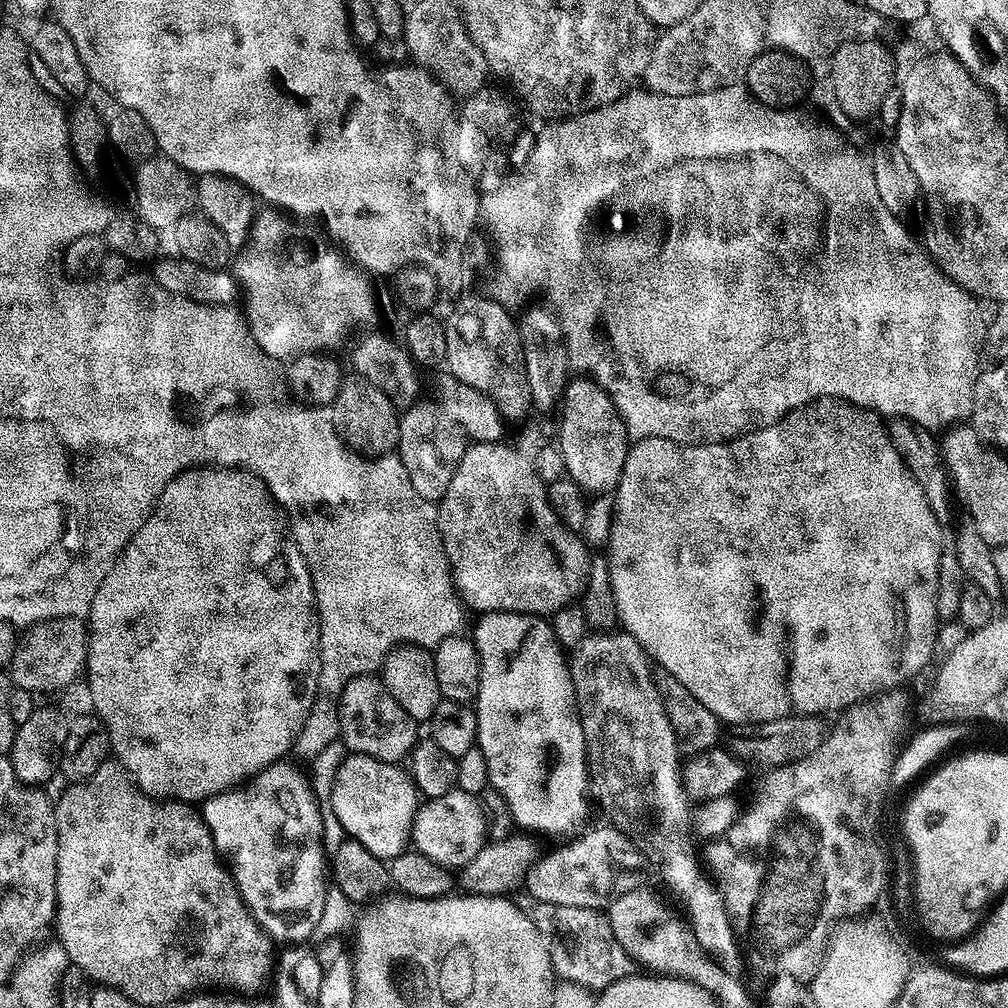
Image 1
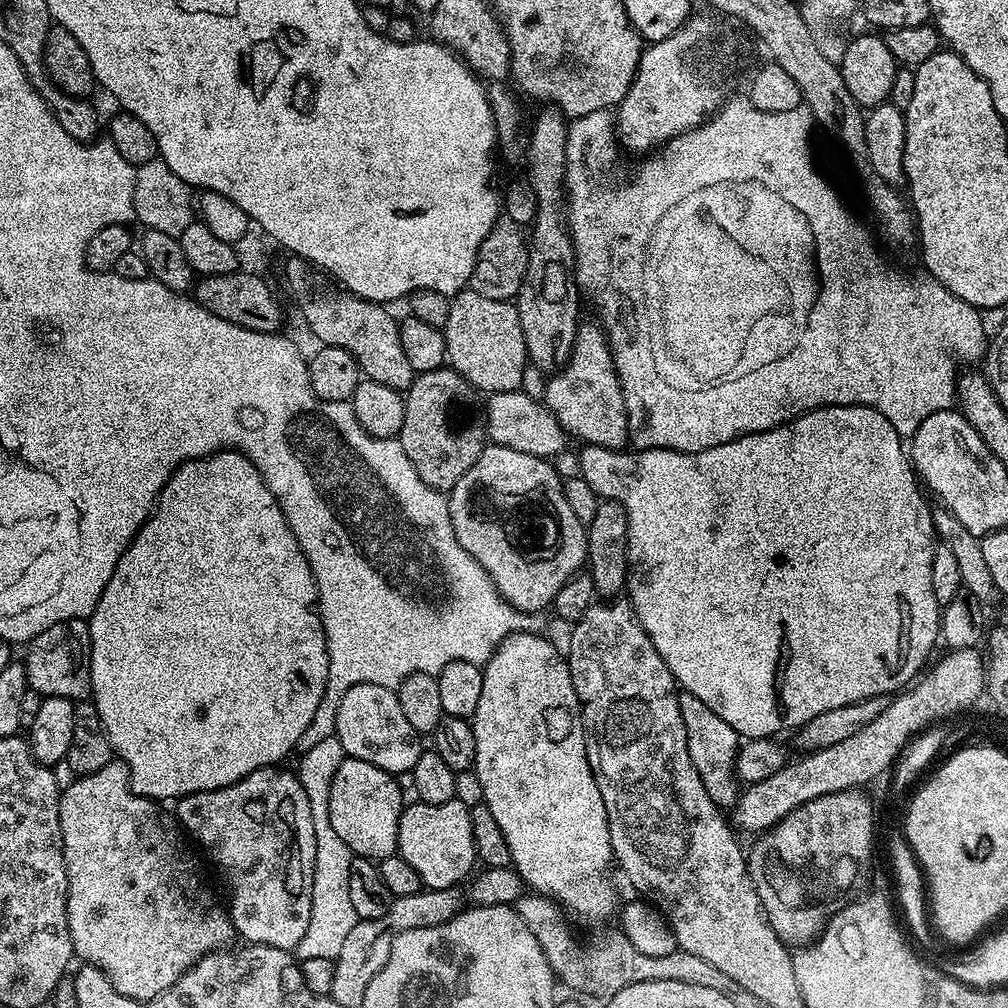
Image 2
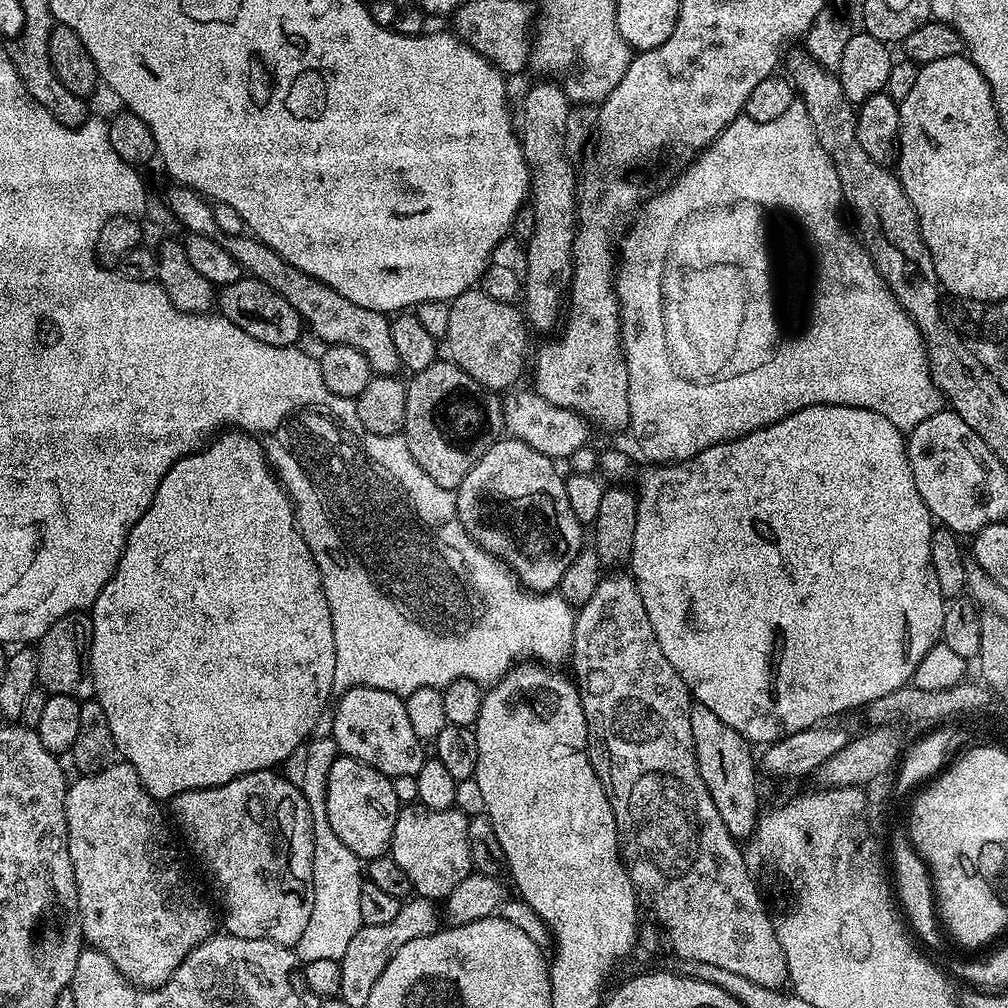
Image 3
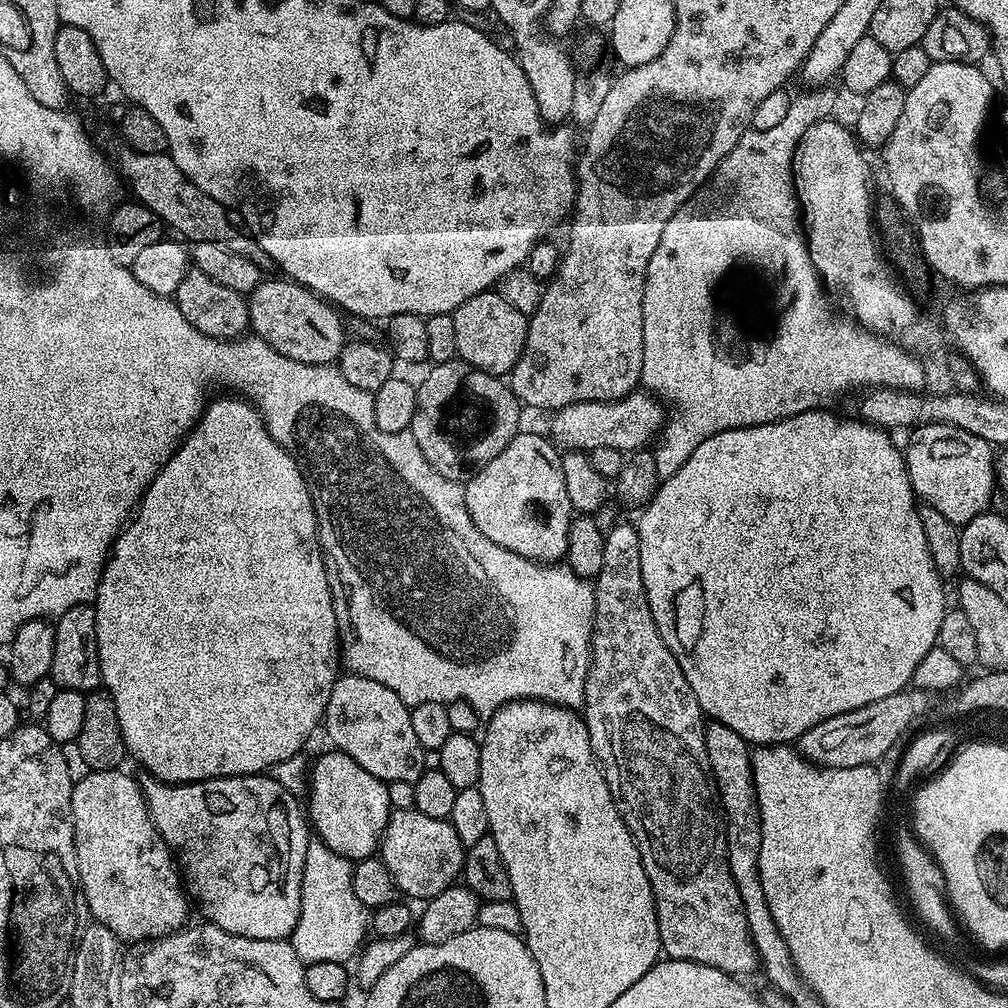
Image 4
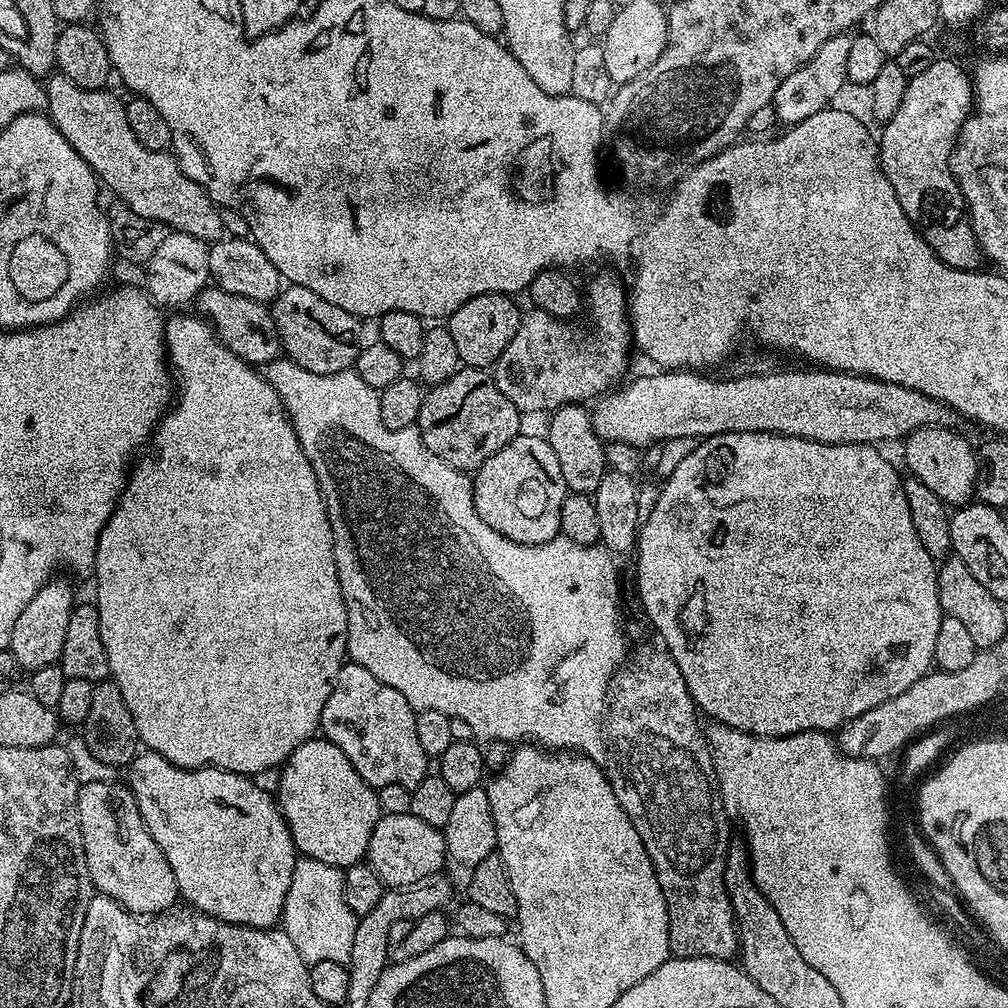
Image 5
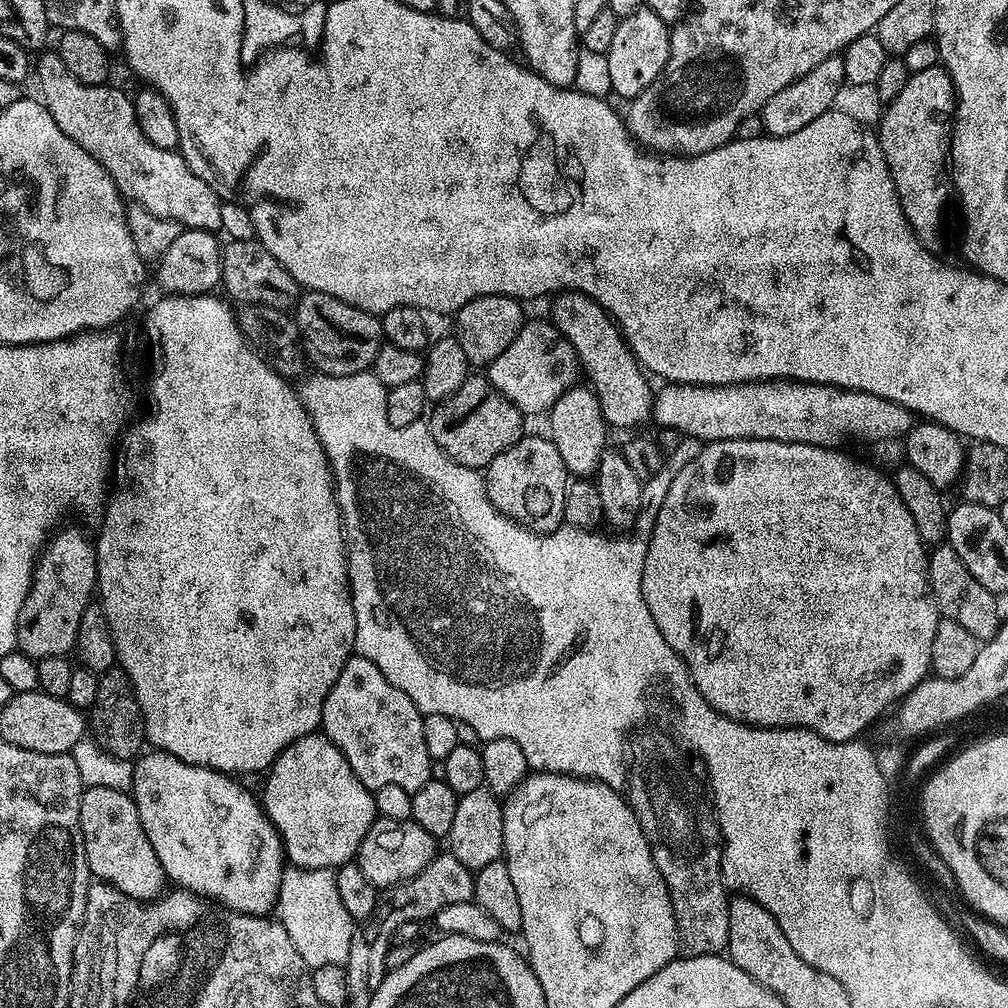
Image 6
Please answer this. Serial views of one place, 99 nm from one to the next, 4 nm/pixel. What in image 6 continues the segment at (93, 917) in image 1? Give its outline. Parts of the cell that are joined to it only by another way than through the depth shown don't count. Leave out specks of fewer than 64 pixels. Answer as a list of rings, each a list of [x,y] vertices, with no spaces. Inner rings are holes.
[[[110,786],[85,787],[80,795],[80,829],[84,835],[88,871],[97,881],[112,884],[130,899],[141,902],[151,902],[165,891],[166,877],[158,862],[158,854],[154,854],[154,846],[150,846],[150,838],[146,838],[142,830],[136,804],[127,791],[111,789]]]

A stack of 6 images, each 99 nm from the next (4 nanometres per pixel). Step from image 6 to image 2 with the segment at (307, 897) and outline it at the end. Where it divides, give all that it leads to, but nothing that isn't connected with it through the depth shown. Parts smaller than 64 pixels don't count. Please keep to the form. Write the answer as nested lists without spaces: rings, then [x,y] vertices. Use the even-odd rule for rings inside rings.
[[[335,734],[327,736],[324,741],[310,746],[310,750],[300,752],[300,772],[298,779],[302,790],[306,790],[306,802],[310,802],[310,818],[314,818],[314,882],[312,883],[312,897],[310,898],[310,926],[306,926],[306,934],[296,944],[294,955],[297,961],[306,958],[330,958],[335,960],[350,935],[354,930],[358,917],[354,914],[354,906],[350,899],[350,862],[353,855],[350,846],[338,838],[334,826],[330,826],[330,782],[334,782],[334,774],[338,774],[338,766],[346,759],[342,750],[342,742],[338,742]]]

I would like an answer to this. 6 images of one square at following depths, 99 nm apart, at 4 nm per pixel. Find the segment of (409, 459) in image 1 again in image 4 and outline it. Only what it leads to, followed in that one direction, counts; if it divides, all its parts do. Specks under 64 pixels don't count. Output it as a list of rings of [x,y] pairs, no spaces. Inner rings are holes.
[[[447,360],[429,369],[416,384],[412,437],[442,478],[467,482],[486,462],[498,458],[521,431],[522,405],[501,377],[478,370],[465,360]]]

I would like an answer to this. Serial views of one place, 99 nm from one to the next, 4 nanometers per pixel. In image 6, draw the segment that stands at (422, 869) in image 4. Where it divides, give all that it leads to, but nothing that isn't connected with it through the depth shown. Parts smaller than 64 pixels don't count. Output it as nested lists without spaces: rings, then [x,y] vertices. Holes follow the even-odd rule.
[[[377,818],[366,838],[362,838],[362,846],[357,850],[354,862],[376,889],[383,890],[418,875],[438,855],[436,844],[437,837],[427,833],[413,819],[394,821]]]

